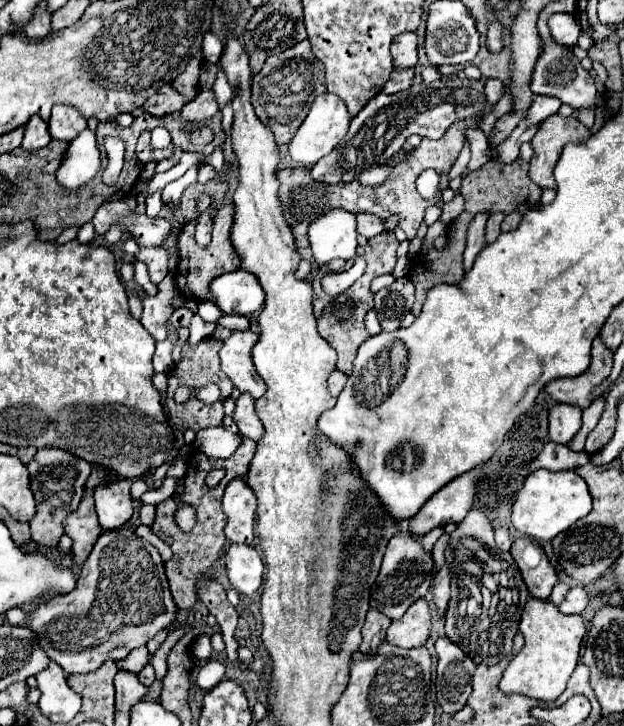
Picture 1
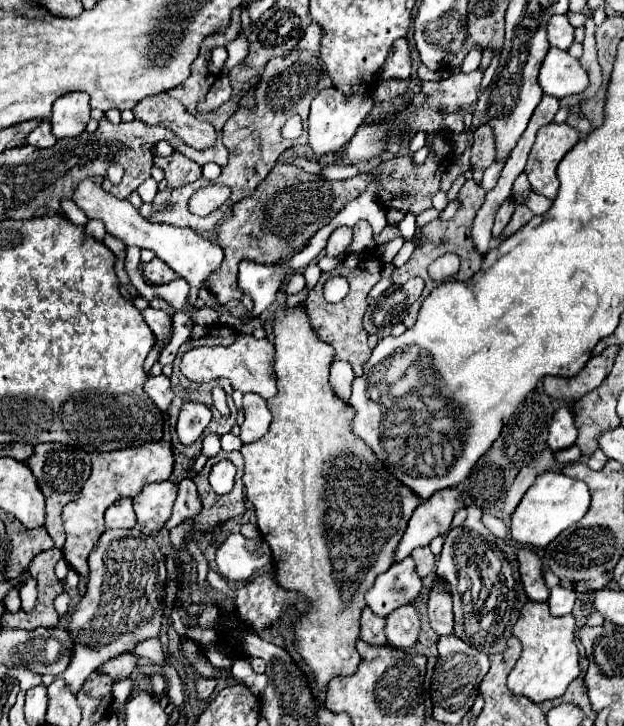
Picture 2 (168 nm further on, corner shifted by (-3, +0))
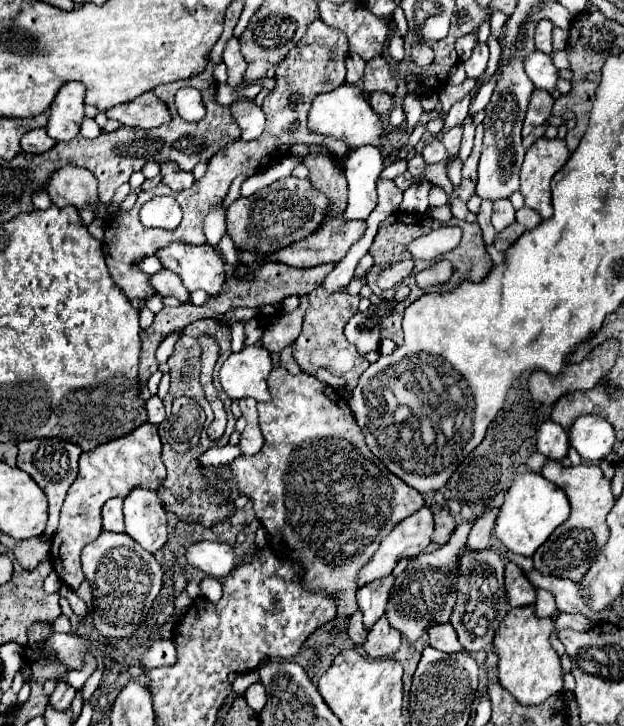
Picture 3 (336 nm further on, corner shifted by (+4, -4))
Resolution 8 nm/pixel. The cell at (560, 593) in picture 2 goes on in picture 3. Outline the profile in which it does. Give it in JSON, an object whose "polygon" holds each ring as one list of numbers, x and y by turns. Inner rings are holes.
{"polygon":[[538,590,538,600,536,600,536,616,538,618,550,618,558,610,554,594,546,590]]}

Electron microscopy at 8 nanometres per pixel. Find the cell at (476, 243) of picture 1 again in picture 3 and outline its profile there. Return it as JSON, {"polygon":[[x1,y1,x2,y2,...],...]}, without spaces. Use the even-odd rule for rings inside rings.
{"polygon":[[534,90,532,92,528,112,526,112,526,120,524,120,524,130,522,130,524,138,530,136,536,126,544,124,550,118,552,104,554,104,554,98,548,92,544,92,544,90]]}

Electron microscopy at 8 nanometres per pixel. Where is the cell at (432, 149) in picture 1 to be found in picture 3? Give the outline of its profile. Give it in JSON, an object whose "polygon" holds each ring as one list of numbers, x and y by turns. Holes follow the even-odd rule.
{"polygon":[[288,176,272,182,248,198,240,196,236,202,232,202,226,214,226,224,230,238,240,250,250,250,254,254,266,256,310,236,324,222,326,210,328,198,322,192,318,192,308,180],[248,240,256,240,256,244,250,246]]}

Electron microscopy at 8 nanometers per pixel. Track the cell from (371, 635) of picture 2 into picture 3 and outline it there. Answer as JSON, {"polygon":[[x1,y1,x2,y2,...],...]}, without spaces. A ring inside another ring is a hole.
{"polygon":[[356,610,350,620,348,620,348,636,352,638,354,644,362,646,366,642,366,636,368,636,368,630,364,628,364,622,362,622,362,612]]}

